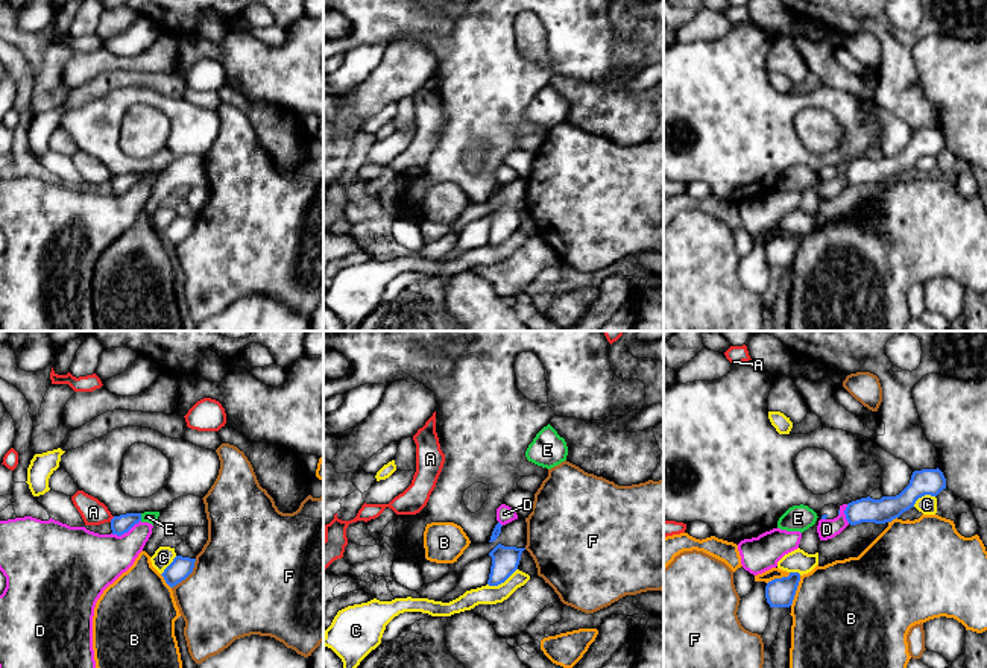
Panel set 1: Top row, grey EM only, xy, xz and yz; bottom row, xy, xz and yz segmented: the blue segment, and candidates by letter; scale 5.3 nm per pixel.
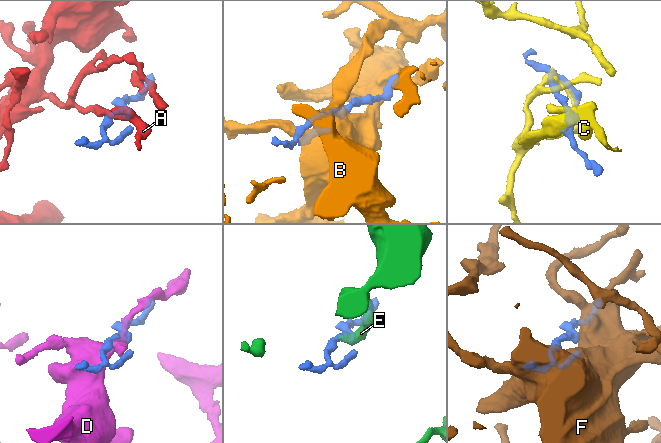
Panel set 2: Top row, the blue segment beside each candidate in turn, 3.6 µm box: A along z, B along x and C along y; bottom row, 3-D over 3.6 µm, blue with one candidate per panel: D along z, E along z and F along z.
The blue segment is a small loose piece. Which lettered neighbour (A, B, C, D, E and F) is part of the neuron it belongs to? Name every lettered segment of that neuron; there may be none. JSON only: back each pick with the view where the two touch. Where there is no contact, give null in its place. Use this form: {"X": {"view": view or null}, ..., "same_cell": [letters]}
{"same_cell": []}

